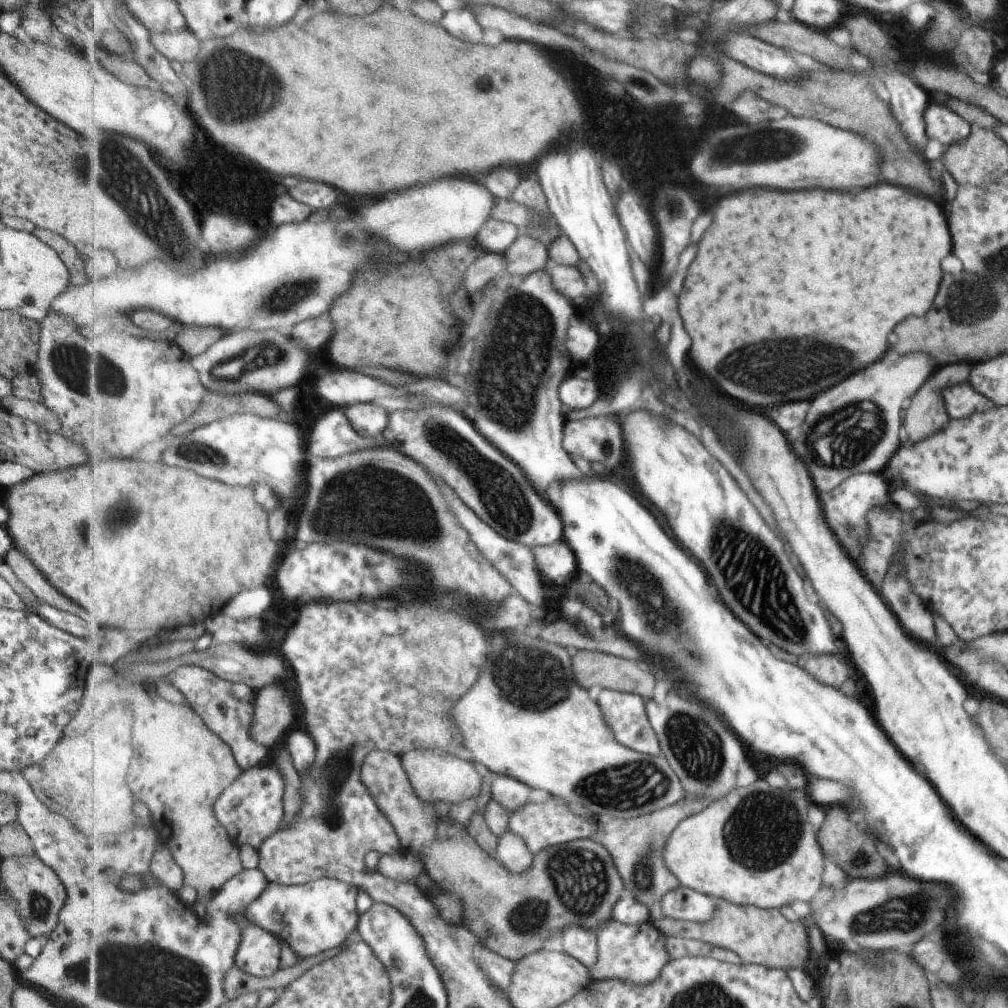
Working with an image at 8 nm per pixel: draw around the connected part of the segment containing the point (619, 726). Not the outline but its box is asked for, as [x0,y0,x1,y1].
[597,688,660,742]

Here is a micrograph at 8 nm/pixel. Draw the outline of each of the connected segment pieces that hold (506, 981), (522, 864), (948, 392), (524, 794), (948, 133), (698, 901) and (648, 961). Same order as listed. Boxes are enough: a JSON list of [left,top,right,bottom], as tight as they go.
[[475,943,517,991],[496,829,535,873],[940,383,997,419],[490,775,532,812],[922,97,972,146],[660,885,717,923],[589,920,672,985]]

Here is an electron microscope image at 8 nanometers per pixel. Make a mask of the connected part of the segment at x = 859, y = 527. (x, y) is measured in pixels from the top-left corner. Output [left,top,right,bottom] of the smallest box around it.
[821,474,887,566]

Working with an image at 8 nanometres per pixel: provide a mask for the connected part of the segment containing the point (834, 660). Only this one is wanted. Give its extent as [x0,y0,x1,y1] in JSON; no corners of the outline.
[801,656,851,686]

